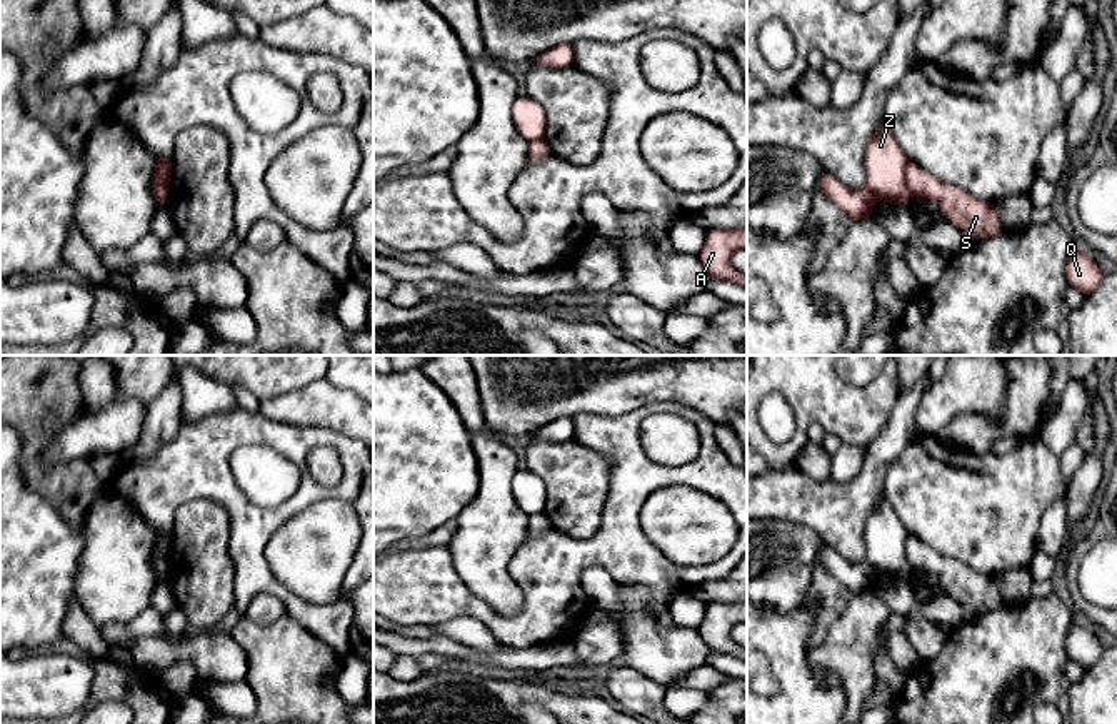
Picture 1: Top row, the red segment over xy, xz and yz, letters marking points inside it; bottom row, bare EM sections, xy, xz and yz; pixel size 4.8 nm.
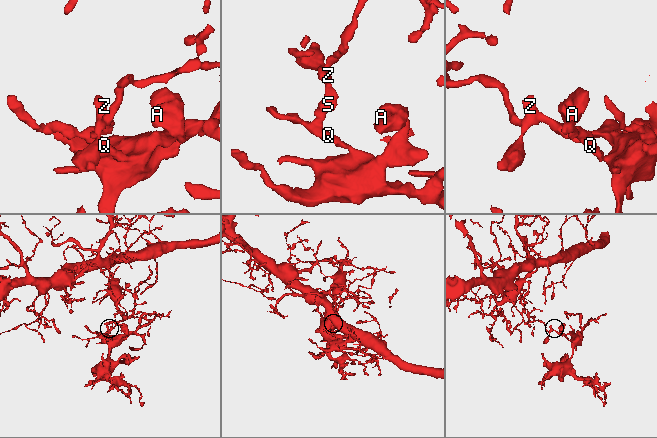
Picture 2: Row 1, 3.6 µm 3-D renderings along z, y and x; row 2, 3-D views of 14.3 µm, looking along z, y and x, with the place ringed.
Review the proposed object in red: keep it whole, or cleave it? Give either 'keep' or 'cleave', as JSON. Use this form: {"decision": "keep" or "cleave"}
{"decision": "cleave"}

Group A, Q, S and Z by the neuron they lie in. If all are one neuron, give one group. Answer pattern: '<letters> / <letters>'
A Q S / Z

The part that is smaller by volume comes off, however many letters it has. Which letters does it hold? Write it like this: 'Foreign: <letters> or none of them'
Foreign: A, Q, S

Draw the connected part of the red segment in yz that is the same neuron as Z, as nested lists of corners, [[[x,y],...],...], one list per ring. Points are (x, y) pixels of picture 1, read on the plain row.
[[[882,492],[877,505],[865,519],[865,561],[850,564],[834,549],[824,546],[817,564],[824,566],[854,596],[872,592],[877,572],[890,579],[910,577],[912,567],[905,557],[905,542],[909,537],[887,494]]]

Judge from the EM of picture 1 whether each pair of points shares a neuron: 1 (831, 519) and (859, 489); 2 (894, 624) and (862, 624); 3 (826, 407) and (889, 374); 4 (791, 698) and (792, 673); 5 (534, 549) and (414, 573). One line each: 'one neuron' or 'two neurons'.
1: one neuron
2: two neurons
3: one neuron
4: one neuron
5: one neuron

